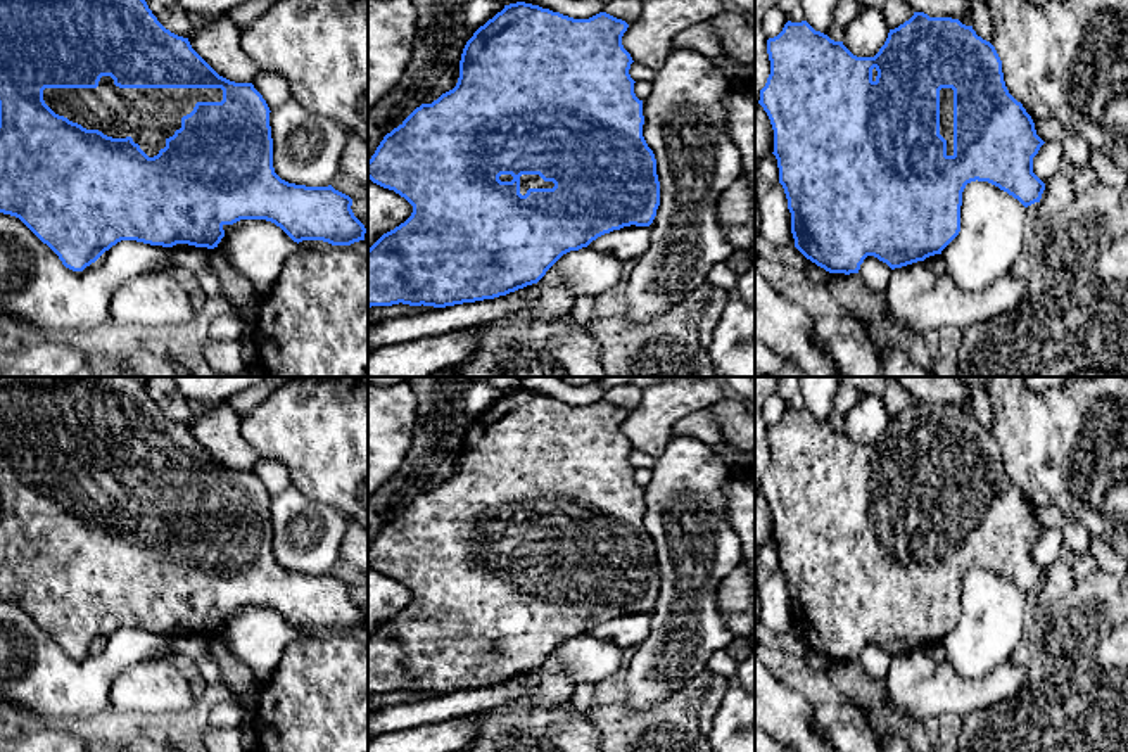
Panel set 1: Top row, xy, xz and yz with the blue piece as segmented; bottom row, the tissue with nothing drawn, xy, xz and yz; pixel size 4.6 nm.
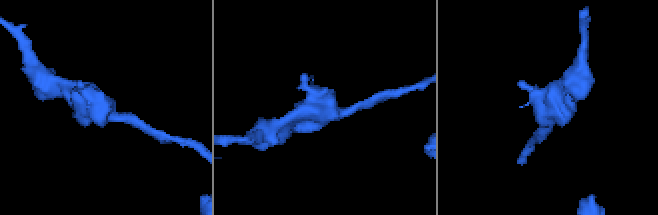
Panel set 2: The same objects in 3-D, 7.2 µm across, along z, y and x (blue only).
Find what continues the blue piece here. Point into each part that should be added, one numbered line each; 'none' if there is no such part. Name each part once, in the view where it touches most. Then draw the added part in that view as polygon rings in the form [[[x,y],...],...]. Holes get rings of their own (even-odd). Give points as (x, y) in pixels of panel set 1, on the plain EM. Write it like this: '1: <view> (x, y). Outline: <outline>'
1: xy (149, 503). Outline: [[[102,463],[97,475],[45,475],[45,491],[59,503],[98,517],[112,526],[131,524],[135,531],[154,545],[166,534],[166,527],[181,515],[181,505],[190,501],[197,489],[221,489],[221,475],[119,475],[111,463]]]

